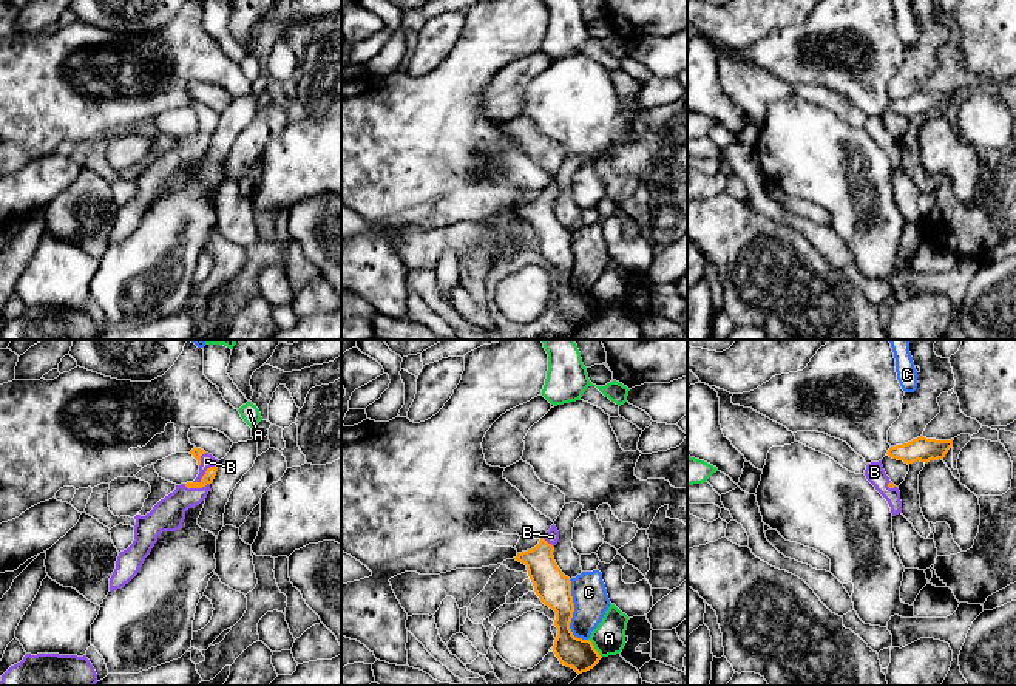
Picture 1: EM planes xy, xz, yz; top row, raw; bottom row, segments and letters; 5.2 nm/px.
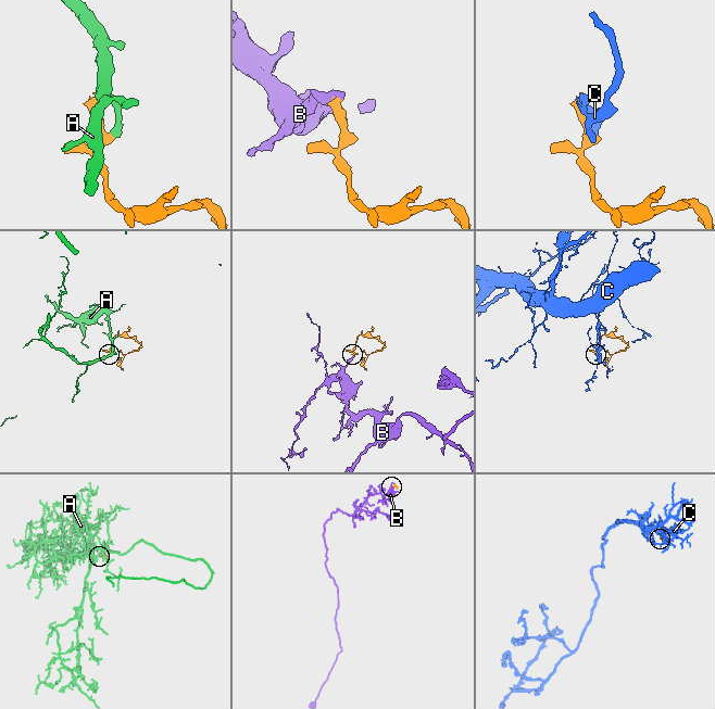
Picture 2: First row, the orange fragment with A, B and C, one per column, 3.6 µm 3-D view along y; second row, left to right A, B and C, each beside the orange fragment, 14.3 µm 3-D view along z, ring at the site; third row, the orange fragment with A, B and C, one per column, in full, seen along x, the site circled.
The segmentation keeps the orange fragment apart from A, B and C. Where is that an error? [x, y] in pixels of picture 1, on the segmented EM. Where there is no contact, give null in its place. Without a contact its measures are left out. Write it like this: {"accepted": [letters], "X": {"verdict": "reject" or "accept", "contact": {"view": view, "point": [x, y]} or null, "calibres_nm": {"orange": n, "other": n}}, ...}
{"accepted": ["B"], "A": {"verdict": "reject", "contact": {"view": "xz", "point": [593, 648]}, "calibres_nm": {"orange": 160, "other": 180}}, "B": {"verdict": "accept", "contact": {"view": "xy", "point": [206, 473]}, "calibres_nm": {"orange": 60, "other": 70}}, "C": {"verdict": "reject", "contact": {"view": "xz", "point": [572, 614]}, "calibres_nm": {"orange": 180, "other": 180}}}

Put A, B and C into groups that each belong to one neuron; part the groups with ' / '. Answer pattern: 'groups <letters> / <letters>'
groups A / B / C

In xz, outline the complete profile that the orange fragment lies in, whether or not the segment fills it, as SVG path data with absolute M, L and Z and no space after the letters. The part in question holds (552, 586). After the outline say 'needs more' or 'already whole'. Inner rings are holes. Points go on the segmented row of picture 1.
M553 524L534 548L517 553L514 559L527 565L536 595L556 612L557 637L553 652L560 664L582 674L593 669L602 657L590 640L574 637L570 629L574 603L571 581L562 573L553 556L557 541L559 531Z; needs more

